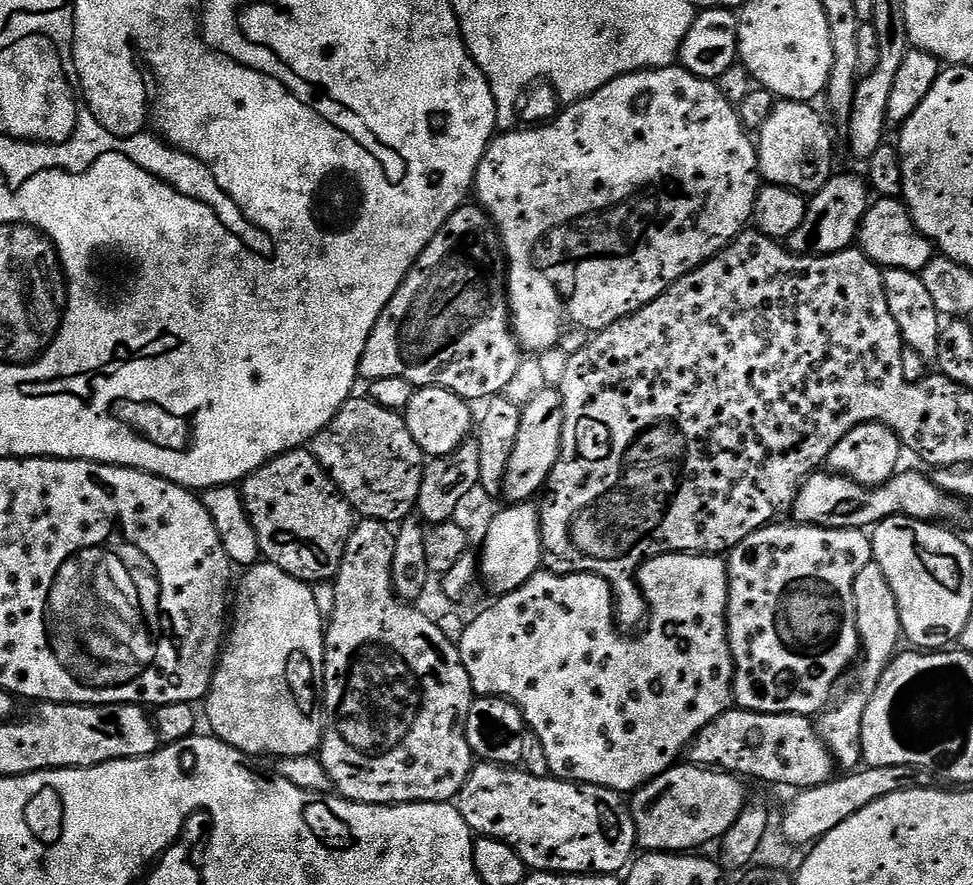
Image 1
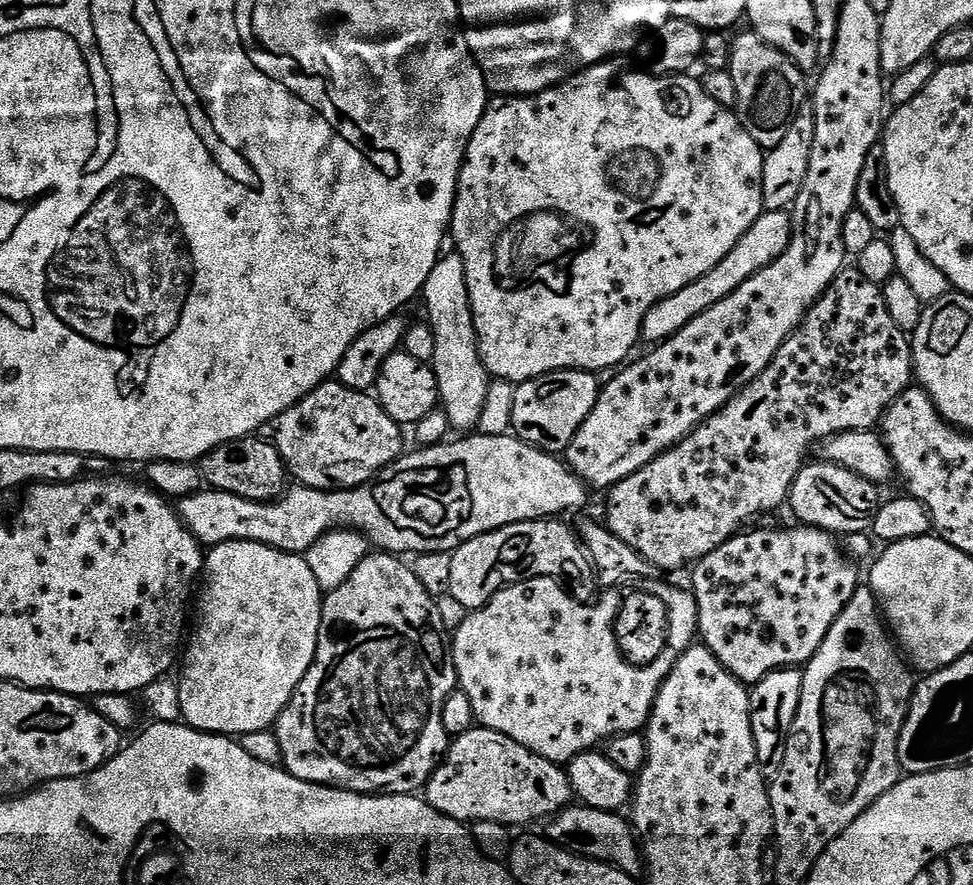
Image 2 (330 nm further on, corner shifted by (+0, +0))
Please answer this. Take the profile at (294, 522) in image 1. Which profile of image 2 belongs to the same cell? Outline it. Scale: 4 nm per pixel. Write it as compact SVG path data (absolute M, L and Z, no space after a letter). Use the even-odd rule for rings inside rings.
M255 435L243 440L231 440L209 452L202 460L202 476L218 492L232 492L247 500L271 502L279 500L286 491L286 465L281 460L275 444L269 444Z

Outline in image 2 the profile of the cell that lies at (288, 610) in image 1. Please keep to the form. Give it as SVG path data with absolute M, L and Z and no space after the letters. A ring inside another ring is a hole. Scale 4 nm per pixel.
M231 540L225 544L215 545L207 553L202 569L202 584L204 589L199 589L200 605L195 605L194 620L196 616L196 629L191 629L190 639L186 644L188 657L185 658L184 673L178 679L178 712L191 727L200 732L210 732L229 738L249 736L251 732L267 732L275 725L282 710L288 707L293 696L296 695L296 687L302 682L302 678L310 670L310 666L316 657L316 643L320 633L320 605L322 593L318 582L314 578L314 570L310 570L307 559L303 555L294 552L283 552L277 548L271 548L258 542L249 540Z

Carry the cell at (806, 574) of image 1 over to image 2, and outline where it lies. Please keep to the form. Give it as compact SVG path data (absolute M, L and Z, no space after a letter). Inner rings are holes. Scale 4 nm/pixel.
M795 527L780 528L777 532L746 533L747 531L745 531L743 534L737 534L732 539L727 540L722 546L718 546L718 550L714 550L710 554L703 556L701 560L697 560L691 569L691 572L693 572L690 591L696 597L698 614L700 615L699 639L702 641L703 647L710 649L718 658L718 662L722 662L722 666L726 666L726 670L730 670L730 674L737 676L745 686L756 685L759 680L766 678L766 674L777 672L780 668L795 668L807 665L812 655L818 650L818 646L822 646L830 626L834 626L838 614L842 614L846 602L850 602L850 598L856 593L858 587L858 581L856 581L857 565L845 555L841 545L840 548L836 545L837 537L833 533L824 532L821 528Z

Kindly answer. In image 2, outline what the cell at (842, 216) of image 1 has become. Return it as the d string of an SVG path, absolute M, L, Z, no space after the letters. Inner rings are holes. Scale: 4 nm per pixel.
M765 211L764 215L758 218L758 222L754 222L754 226L746 230L744 237L734 246L734 250L730 250L730 254L726 254L726 258L722 258L722 262L714 266L714 270L690 282L690 286L678 290L678 294L655 304L642 322L640 335L643 343L645 345L648 343L648 346L663 344L674 334L681 332L690 322L694 322L698 314L710 310L715 304L722 302L730 294L734 294L734 290L738 290L742 282L746 282L754 274L758 274L766 266L774 263L792 241L794 220L791 215L788 215L787 211Z

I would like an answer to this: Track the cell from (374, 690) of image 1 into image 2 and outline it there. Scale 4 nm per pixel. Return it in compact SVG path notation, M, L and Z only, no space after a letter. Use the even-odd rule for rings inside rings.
M370 554L356 567L354 574L350 574L350 578L342 582L342 586L338 586L323 597L320 605L320 633L316 643L316 657L310 670L296 687L296 695L293 696L288 707L282 710L274 725L276 737L282 746L283 767L294 778L311 784L323 784L326 788L342 788L346 792L406 796L419 793L444 759L450 737L442 726L442 708L449 694L457 691L456 668L452 665L446 636L444 640L446 629L440 622L436 600L424 589L422 582L418 582L411 567L400 560L403 559L392 554Z

